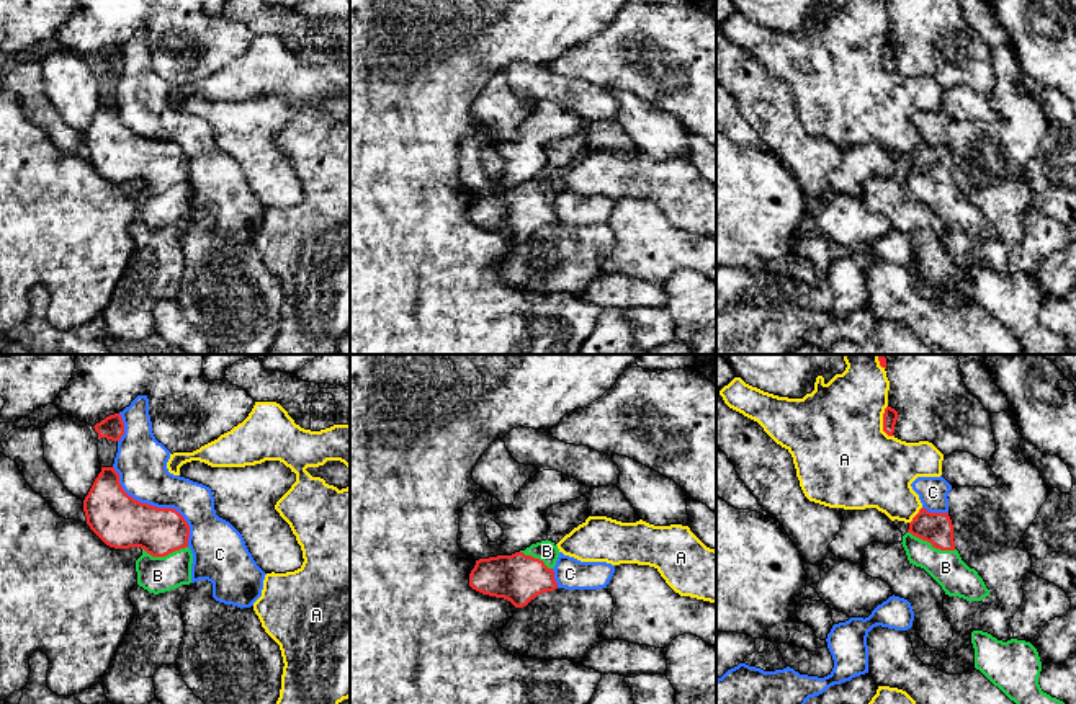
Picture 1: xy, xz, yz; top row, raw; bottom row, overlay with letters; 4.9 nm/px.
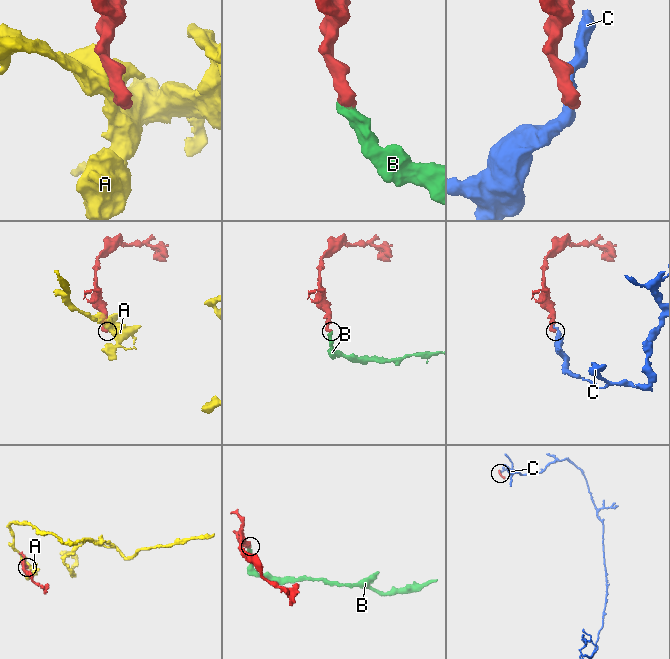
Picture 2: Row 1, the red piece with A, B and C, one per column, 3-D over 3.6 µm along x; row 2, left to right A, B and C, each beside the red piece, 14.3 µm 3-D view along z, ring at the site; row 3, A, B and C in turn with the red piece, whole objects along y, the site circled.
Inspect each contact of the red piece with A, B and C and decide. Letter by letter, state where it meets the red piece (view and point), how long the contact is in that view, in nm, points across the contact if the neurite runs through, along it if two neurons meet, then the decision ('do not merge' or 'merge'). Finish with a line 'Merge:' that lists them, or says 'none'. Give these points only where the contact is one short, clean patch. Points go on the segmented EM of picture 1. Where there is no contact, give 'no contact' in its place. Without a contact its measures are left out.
A: yz (883, 423) | 160 nm | do not merge
B: yz (932, 544) | 260 nm | across yz (936, 528), (932, 544), (945, 567) | merge
C: xy (156, 507) | 550 nm | do not merge
Merge: B

